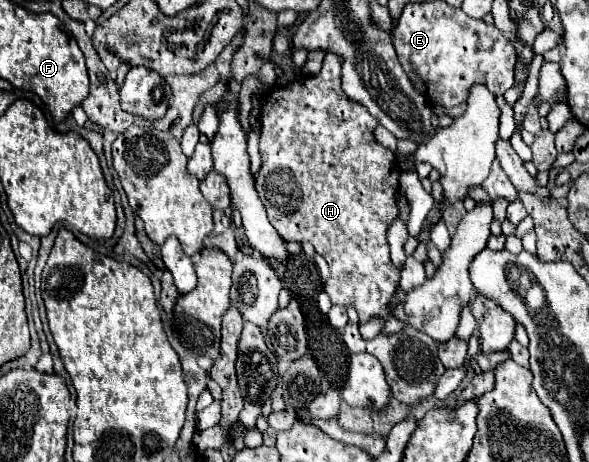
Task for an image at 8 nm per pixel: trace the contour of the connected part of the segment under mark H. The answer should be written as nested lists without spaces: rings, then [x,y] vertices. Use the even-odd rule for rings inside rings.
[[[327,52],[319,74],[305,76],[283,88],[275,88],[265,96],[265,104],[259,116],[259,152],[263,166],[257,174],[255,188],[277,234],[291,242],[311,242],[317,254],[325,258],[331,272],[329,280],[325,282],[325,292],[329,294],[331,302],[353,306],[361,324],[369,322],[371,318],[381,318],[381,334],[389,336],[403,330],[405,326],[389,308],[391,298],[399,286],[401,272],[391,264],[387,244],[387,230],[399,216],[395,194],[399,188],[397,178],[401,170],[395,162],[395,154],[381,146],[373,136],[373,128],[379,122],[367,112],[363,104],[349,100],[343,92],[339,84],[339,64],[343,64],[343,58],[339,54]]]

